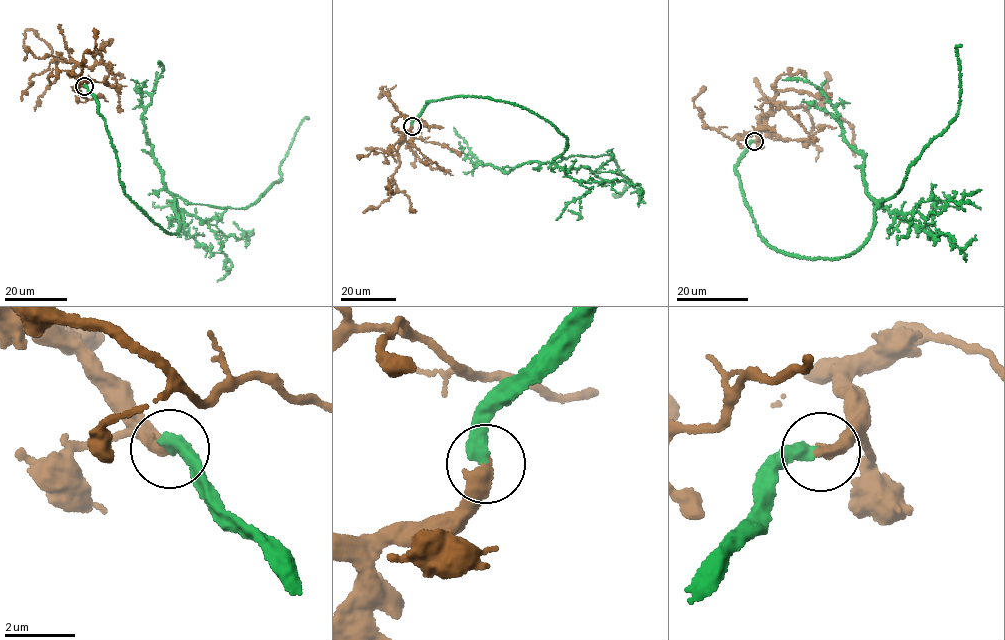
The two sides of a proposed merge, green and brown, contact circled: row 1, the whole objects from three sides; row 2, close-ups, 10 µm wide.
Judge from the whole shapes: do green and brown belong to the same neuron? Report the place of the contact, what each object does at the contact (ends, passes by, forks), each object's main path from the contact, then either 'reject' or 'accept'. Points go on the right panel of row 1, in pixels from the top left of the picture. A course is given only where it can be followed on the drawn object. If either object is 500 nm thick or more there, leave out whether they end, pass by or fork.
(754, 141) | green ends | brown ends | green via (754, 141), (735, 171), (763, 241), (811, 258), (854, 252), (879, 201), (897, 194), (956, 115), (959, 45) | brown via (754, 141), (769, 113), (783, 108), (816, 105), (822, 101), (830, 80), (826, 74), (826, 94), (831, 95) | accept

